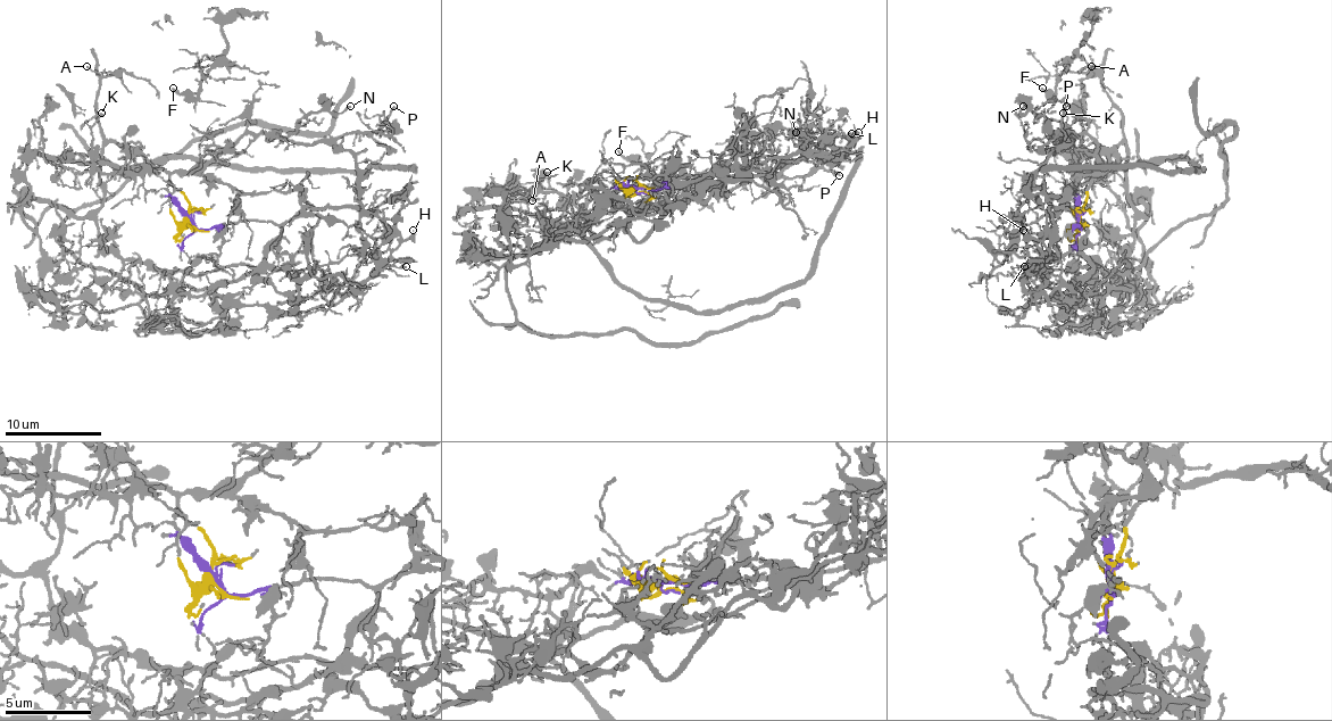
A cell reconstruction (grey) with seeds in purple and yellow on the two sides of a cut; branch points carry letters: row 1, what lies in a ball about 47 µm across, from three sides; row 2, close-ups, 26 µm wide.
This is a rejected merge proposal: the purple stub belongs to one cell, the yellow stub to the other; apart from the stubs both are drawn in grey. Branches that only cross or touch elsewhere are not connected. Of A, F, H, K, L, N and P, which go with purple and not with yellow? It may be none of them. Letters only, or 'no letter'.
H, L

